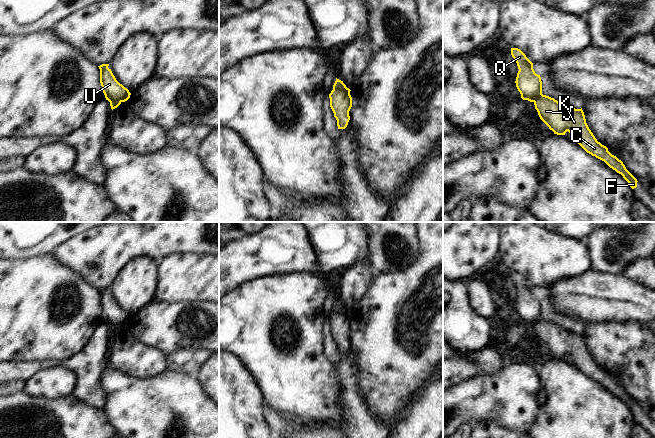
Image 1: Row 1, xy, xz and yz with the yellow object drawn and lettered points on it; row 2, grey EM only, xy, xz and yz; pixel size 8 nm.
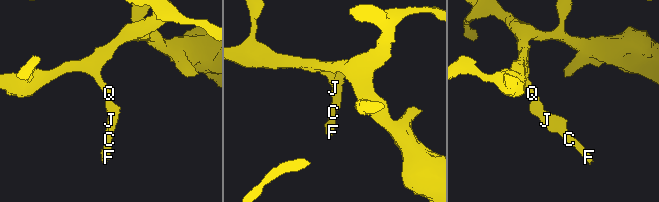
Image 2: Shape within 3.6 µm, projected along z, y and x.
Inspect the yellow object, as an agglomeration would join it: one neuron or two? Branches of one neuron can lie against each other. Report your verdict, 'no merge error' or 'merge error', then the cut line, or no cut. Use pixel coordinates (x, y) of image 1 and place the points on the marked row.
merge error; cut xz (333, 88), (349, 92)

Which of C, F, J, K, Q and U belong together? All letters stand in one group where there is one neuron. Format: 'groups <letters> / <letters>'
groups C F J K / Q U

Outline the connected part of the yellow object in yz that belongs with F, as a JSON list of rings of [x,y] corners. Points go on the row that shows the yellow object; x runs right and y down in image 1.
[[[543,94],[534,101],[534,105],[540,119],[554,134],[565,135],[568,131],[587,153],[604,161],[610,168],[621,174],[632,189],[637,187],[637,179],[626,169],[623,162],[597,141],[586,123],[582,108],[565,106]]]

